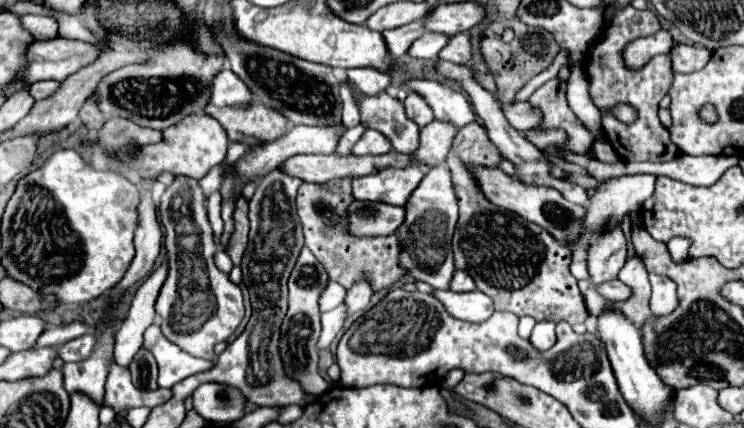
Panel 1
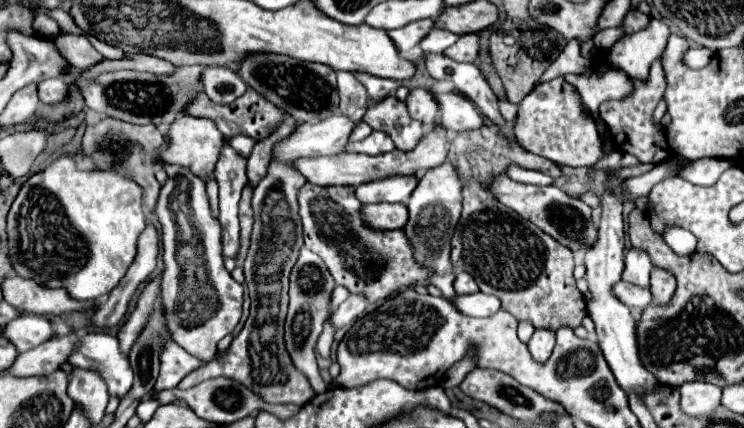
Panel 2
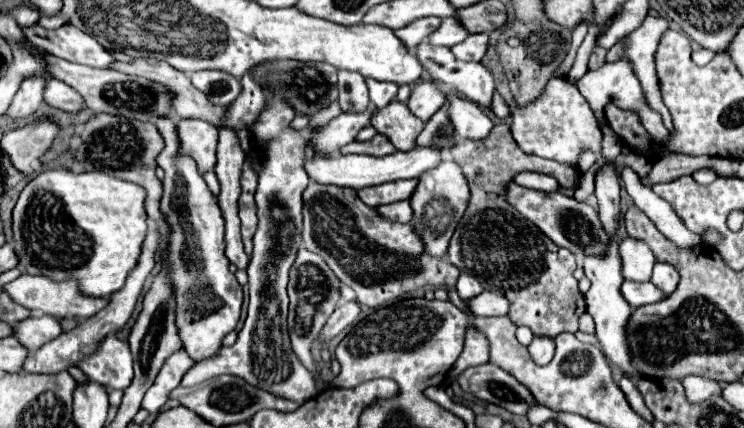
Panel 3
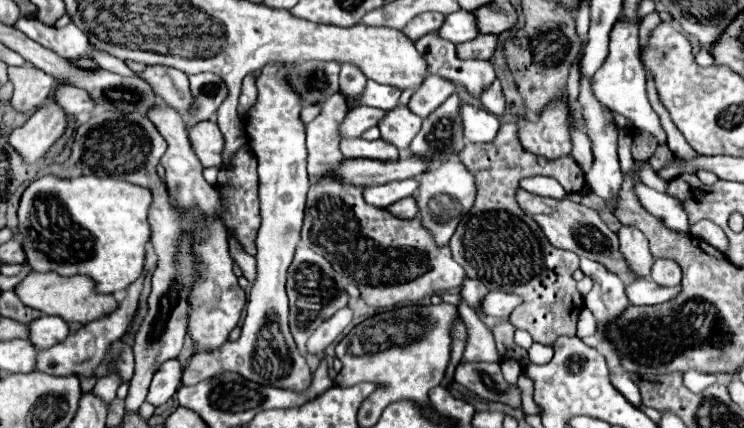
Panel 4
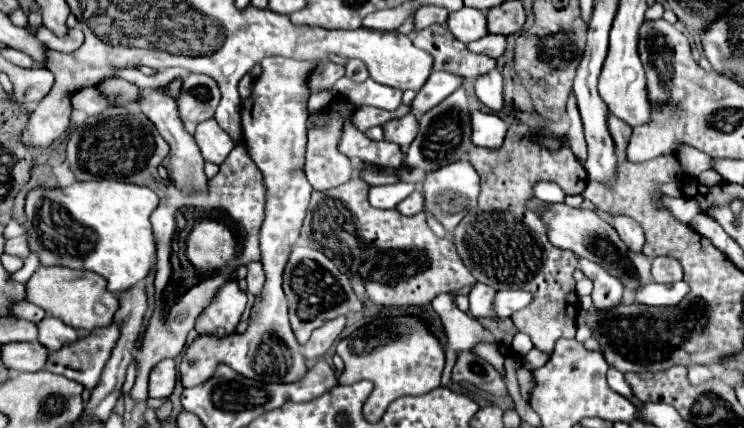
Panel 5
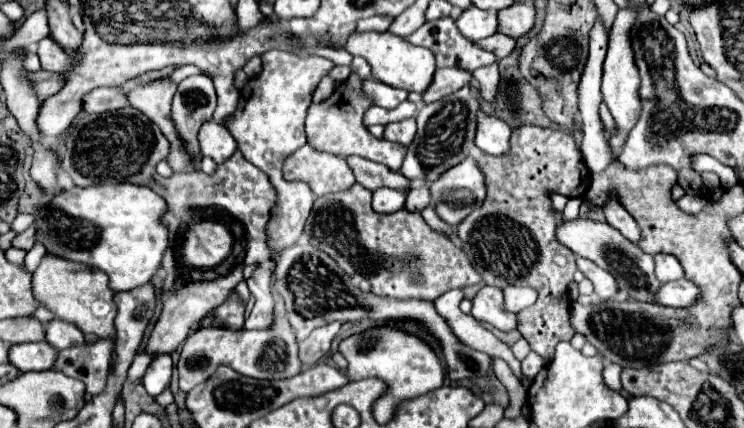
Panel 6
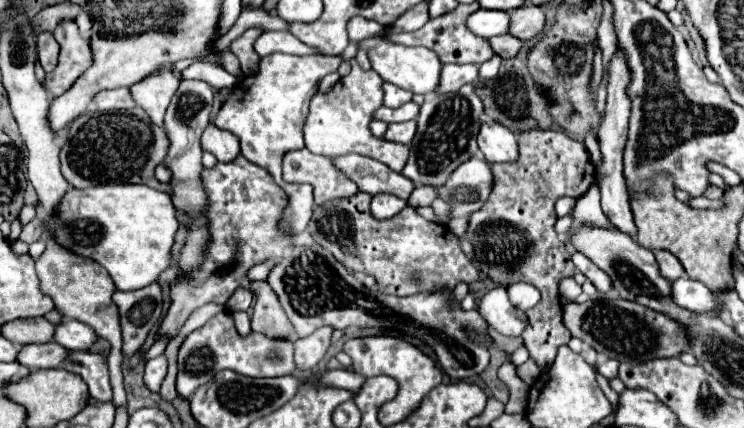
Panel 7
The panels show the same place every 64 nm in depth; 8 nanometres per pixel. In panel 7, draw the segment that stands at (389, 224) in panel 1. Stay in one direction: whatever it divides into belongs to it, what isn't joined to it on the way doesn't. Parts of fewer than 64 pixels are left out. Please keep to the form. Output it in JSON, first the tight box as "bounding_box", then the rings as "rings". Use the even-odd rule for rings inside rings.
{"bounding_box":[408,186,436,208],"rings":[[[416,186],[408,198],[408,206],[420,208],[420,206],[430,206],[432,200],[436,198],[436,188],[432,186]]]}

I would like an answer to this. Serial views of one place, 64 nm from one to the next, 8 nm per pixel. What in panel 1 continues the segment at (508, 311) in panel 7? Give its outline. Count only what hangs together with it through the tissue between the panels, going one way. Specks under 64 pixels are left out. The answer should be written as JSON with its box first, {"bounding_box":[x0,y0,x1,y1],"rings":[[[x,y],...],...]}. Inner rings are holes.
{"bounding_box":[450,270,476,292],"rings":[[[456,270],[454,278],[452,278],[452,284],[450,284],[450,290],[454,290],[454,292],[470,292],[470,290],[476,290],[476,284],[466,272]]]}

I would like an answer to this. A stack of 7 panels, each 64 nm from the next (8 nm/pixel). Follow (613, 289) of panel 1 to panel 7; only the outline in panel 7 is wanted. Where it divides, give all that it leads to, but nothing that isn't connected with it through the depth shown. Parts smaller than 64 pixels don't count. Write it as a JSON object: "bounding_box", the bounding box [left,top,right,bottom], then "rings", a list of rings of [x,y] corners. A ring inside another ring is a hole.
{"bounding_box":[670,278,718,312],"rings":[[[678,278],[670,284],[670,288],[672,288],[672,300],[676,302],[676,306],[688,308],[692,312],[708,312],[718,306],[712,292],[698,280]]]}

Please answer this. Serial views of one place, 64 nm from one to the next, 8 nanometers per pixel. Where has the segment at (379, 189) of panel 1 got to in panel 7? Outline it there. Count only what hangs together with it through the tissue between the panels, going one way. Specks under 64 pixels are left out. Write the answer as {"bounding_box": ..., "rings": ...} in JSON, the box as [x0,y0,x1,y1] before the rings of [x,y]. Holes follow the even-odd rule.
{"bounding_box":[370,194,406,220],"rings":[[[380,194],[380,196],[372,198],[370,208],[372,208],[372,216],[376,216],[378,220],[384,220],[384,218],[392,218],[394,214],[398,214],[404,206],[406,206],[406,202],[400,200],[398,196]]]}

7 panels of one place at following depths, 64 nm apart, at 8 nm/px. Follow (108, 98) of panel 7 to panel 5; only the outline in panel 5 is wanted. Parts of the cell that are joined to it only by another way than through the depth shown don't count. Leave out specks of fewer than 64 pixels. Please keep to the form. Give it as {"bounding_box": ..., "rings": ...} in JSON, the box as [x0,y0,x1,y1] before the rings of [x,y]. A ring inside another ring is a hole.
{"bounding_box":[70,88,108,114],"rings":[[[82,88],[70,96],[72,110],[84,110],[86,114],[100,114],[108,108],[108,100],[96,88]]]}

